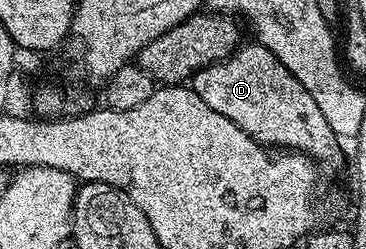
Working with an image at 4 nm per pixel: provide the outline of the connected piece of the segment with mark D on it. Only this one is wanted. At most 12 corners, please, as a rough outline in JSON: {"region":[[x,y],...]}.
{"region":[[257,43],[195,72],[212,111],[263,145],[340,168],[316,99]]}

